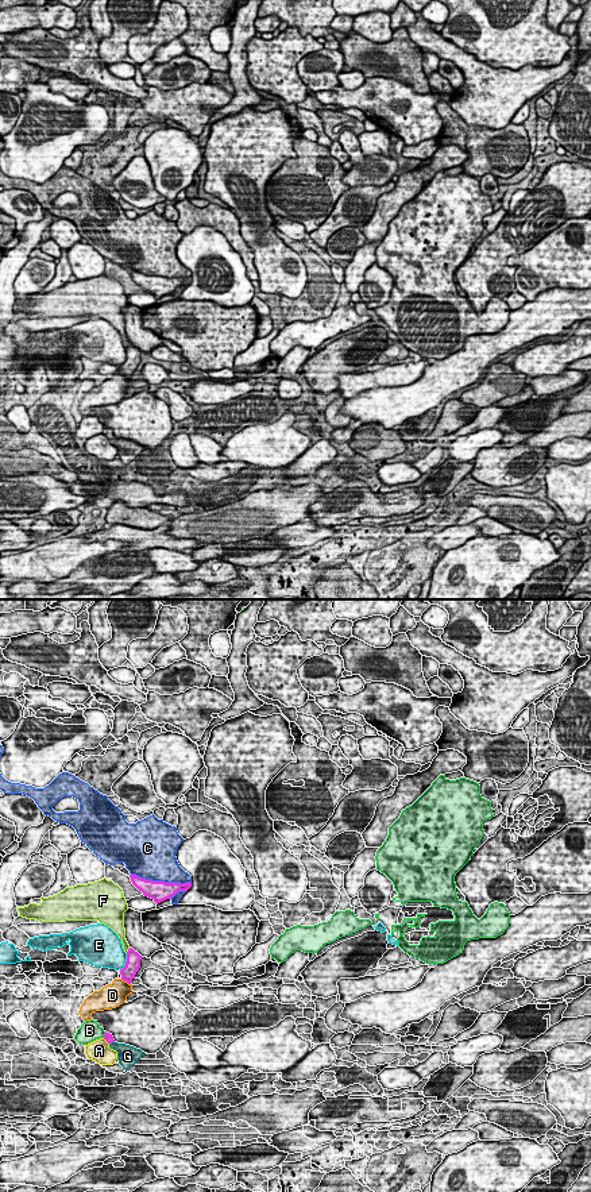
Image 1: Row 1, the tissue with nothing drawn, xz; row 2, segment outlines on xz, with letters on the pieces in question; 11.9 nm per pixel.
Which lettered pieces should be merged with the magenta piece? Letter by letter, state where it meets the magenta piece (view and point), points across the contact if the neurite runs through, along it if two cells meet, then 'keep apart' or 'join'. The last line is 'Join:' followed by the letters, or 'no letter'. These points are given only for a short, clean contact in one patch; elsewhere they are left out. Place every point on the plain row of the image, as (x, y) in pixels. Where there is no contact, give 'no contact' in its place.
A: contact xz (105, 435); keep apart
B: contact xz (104, 429); keep apart
C: contact xz (161, 277); keep apart
D: contact xz (126, 375); keep apart
E: contact xz (127, 357); keep apart
F: contact xz (128, 346); keep apart
G: contact xz (111, 438); join
Join: G

